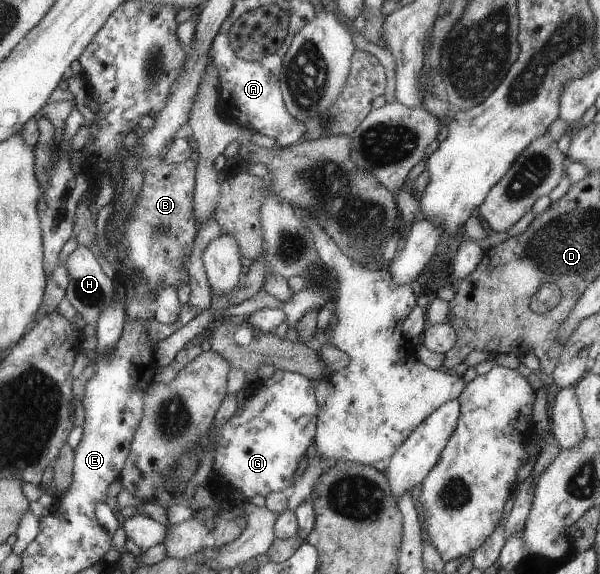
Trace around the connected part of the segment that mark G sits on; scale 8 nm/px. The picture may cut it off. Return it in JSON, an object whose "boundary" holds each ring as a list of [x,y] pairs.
{"boundary":[[[276,369],[269,378],[257,381],[242,405],[213,433],[216,446],[211,470],[219,471],[219,479],[225,475],[225,483],[239,489],[247,500],[285,491],[316,435],[315,413],[319,412],[316,393],[313,380],[297,372]]]}

